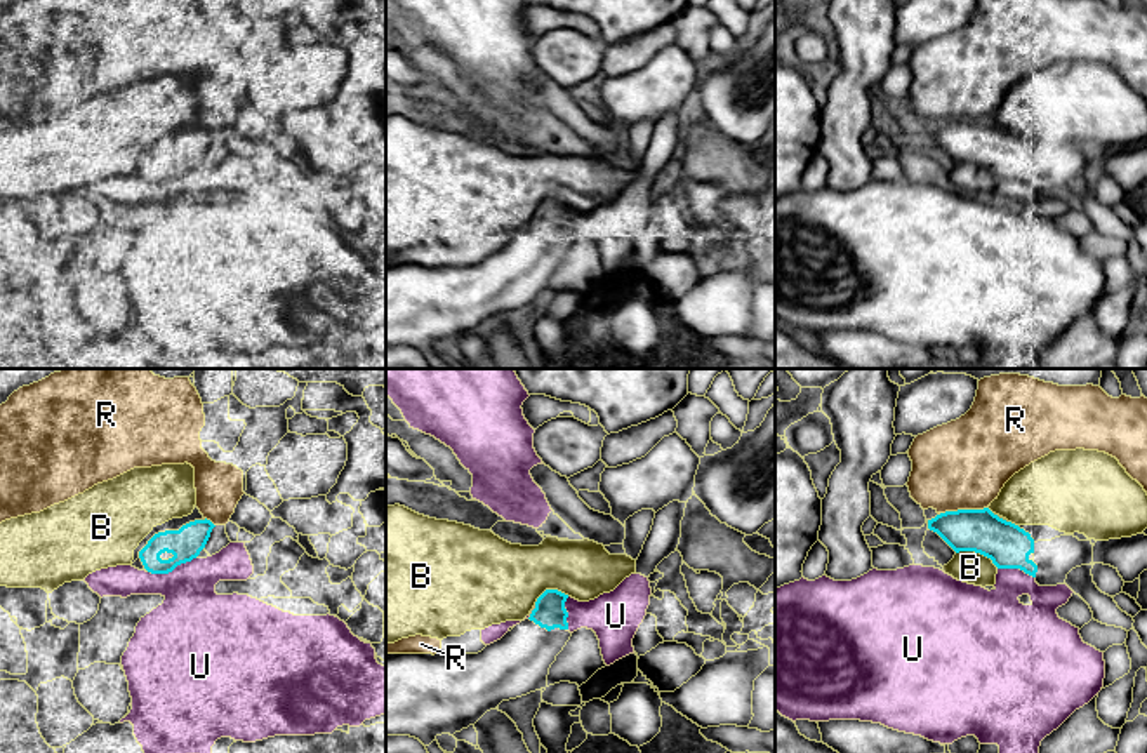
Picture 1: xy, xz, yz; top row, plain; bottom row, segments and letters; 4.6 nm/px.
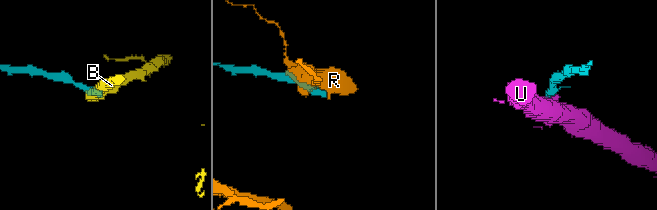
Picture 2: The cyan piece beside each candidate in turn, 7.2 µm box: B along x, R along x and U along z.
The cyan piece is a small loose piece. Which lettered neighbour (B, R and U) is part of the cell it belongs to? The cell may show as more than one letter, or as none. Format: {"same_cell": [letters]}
{"same_cell": []}

